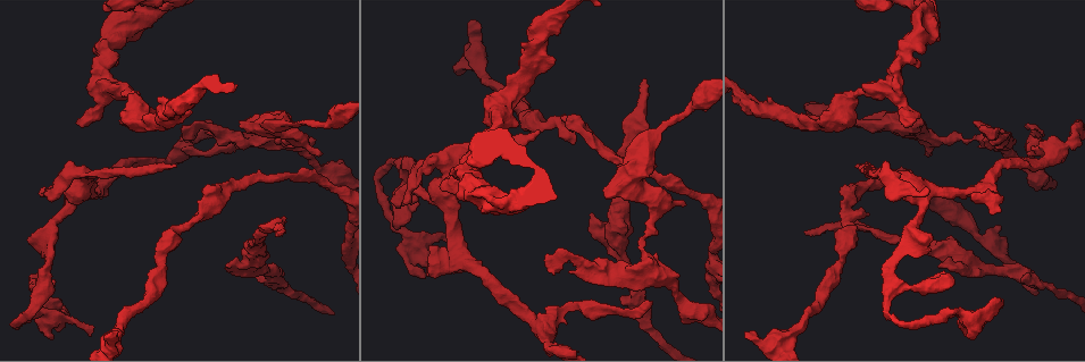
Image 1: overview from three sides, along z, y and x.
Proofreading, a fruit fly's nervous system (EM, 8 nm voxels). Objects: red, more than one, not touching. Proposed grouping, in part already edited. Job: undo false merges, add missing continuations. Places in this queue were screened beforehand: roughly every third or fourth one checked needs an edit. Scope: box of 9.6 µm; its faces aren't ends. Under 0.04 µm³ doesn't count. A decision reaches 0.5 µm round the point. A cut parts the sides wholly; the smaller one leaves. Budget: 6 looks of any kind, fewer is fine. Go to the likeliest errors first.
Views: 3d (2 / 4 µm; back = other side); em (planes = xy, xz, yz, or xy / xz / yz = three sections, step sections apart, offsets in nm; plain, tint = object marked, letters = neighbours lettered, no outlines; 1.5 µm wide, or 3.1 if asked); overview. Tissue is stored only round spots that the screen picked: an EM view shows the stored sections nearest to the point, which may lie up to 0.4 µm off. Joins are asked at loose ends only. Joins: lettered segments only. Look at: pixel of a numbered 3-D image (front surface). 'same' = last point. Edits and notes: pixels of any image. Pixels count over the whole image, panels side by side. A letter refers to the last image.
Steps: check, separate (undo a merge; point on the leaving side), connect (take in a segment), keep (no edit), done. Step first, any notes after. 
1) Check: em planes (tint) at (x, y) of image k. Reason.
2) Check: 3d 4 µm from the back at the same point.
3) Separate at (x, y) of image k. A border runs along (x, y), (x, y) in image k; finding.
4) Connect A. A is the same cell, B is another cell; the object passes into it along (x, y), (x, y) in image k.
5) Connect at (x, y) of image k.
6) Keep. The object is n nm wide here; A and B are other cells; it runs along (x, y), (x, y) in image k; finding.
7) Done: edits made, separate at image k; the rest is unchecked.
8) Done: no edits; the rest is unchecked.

Check: em planes (letters) at (643, 79) of image 1.

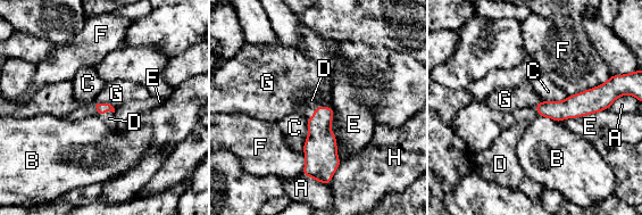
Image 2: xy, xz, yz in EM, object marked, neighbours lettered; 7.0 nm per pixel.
Connect D. The longest contact is with E, 340 nm; D is the same cell, A, B, C, E, F, G and H are other cells; it goes on there.

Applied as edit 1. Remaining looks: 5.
Check: 3d 2 µm at (604, 188) of image 1. Thick end.

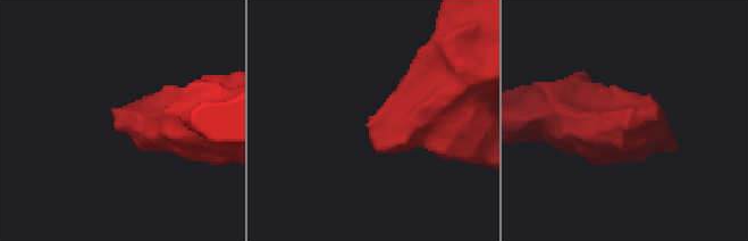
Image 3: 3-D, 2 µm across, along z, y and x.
Check: em xy step 4 (tint) at (367, 125) of image 3.

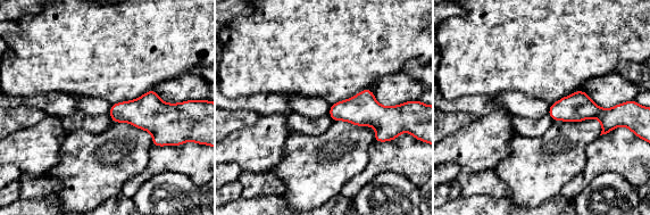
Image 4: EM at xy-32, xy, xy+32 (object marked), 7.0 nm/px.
Check: em xz step 8 (letters) at the same point. Another direction.

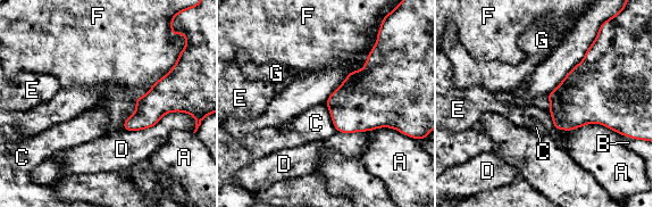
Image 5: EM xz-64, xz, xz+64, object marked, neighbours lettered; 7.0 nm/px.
Keep. The longest contact is with F, 600 nm; A, B, C, D, E, F and G are other cells; none of them fits.

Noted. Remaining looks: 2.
Check: em planes (letters) at (396, 208) of image 1. Branch stops here.

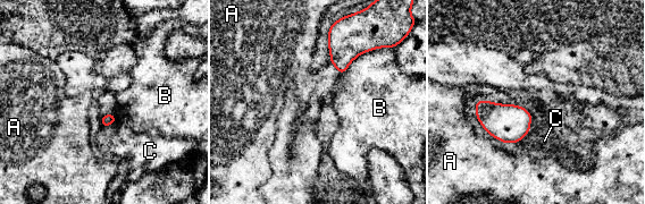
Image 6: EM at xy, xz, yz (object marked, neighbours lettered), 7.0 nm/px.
Keep. A, B and C are other cells; a border runs along (116, 121), (102, 127) in image 6; none of them fits.

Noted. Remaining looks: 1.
Done: edits made, connect at image 2; the rest is unchecked.

